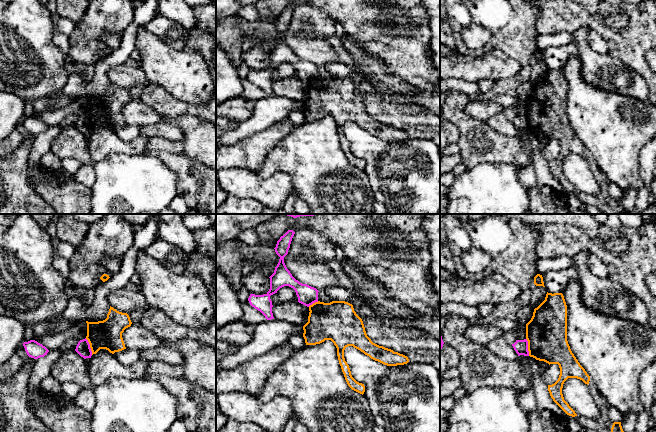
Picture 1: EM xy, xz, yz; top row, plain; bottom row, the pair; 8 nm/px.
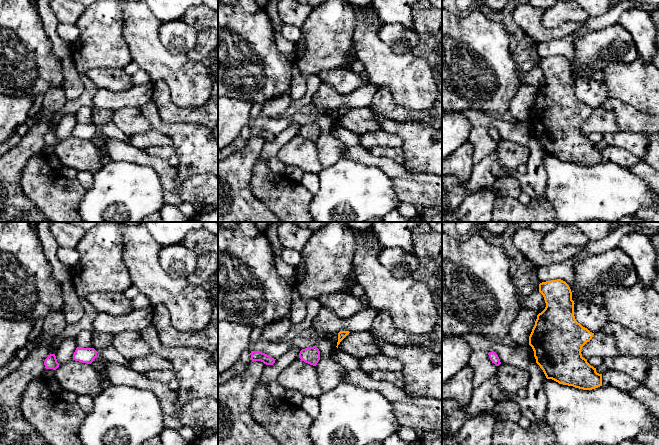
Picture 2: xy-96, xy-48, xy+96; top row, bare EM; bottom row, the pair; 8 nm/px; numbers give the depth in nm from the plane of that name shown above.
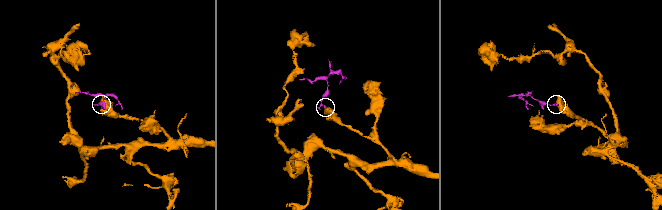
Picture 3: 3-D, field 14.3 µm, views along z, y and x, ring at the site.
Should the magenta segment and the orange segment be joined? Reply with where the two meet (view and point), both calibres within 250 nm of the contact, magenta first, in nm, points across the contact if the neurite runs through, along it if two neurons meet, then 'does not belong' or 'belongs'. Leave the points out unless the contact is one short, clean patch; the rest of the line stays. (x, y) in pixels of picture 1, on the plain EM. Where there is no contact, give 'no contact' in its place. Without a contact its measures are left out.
meets magenta in yz at (527, 123); 110 nm thick on the magenta side, 320 nm on the other; border along yz (526, 114), (529, 131); does not belong

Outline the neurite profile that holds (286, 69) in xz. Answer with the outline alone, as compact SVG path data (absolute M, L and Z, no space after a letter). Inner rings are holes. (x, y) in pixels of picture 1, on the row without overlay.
M284 62L277 67L278 79L284 79L294 76L297 71L293 64Z

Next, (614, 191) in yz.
M608 181L608 194L613 198L621 198L623 191L614 183Z

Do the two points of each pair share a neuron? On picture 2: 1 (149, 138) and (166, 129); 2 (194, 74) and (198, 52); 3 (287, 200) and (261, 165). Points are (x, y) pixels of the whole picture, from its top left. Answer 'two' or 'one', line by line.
1: two
2: two
3: one

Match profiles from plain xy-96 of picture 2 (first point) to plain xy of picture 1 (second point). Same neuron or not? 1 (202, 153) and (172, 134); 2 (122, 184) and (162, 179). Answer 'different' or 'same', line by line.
1: different
2: same

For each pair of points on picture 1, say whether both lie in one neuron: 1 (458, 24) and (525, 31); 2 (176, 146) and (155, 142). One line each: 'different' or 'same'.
1: same
2: same

